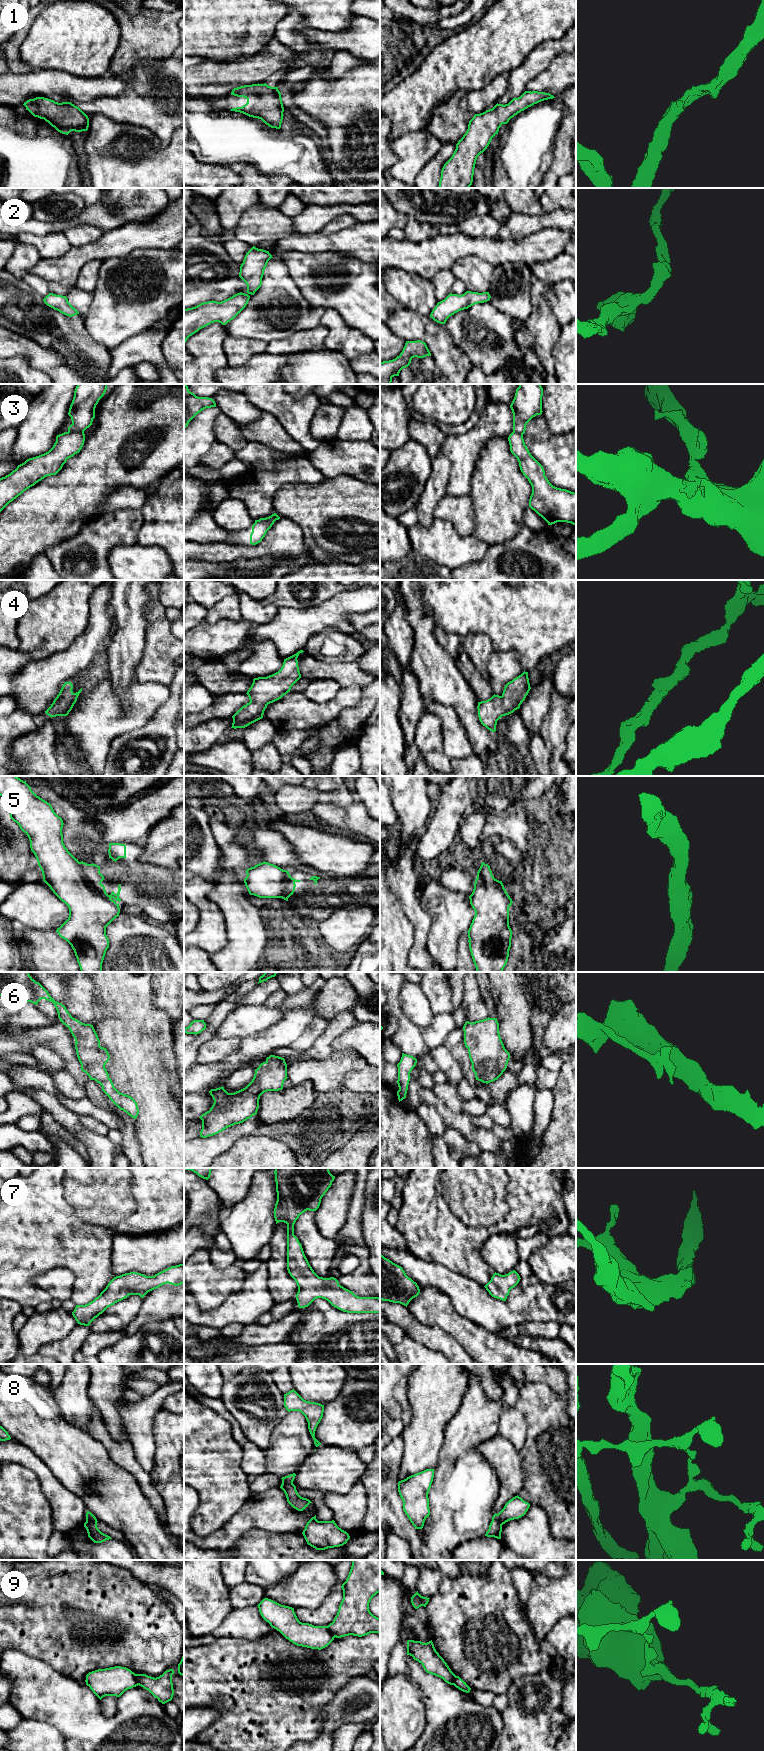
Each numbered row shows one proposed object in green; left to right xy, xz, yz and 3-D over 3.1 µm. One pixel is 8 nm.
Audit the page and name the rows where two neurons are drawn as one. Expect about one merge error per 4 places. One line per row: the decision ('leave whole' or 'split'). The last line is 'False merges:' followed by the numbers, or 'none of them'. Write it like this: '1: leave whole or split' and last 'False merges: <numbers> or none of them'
1: leave whole
2: leave whole
3: split
4: leave whole
5: split
6: leave whole
7: leave whole
8: split
9: split
False merges: 3, 5, 8, 9

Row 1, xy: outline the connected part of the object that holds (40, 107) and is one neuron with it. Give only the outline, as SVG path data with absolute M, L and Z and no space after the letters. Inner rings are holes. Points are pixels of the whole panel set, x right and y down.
M36 97L23 105L34 117L44 119L62 134L88 130L88 116L71 102L58 103L48 98Z

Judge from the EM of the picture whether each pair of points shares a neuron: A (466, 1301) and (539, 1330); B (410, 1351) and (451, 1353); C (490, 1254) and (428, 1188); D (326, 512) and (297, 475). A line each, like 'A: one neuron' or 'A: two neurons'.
A: two neurons
B: two neurons
C: two neurons
D: two neurons

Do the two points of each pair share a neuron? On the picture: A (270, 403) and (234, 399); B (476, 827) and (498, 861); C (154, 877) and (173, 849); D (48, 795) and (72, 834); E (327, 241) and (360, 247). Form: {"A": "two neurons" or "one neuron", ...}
{"A": "two neurons", "B": "two neurons", "C": "two neurons", "D": "one neuron", "E": "one neuron"}

